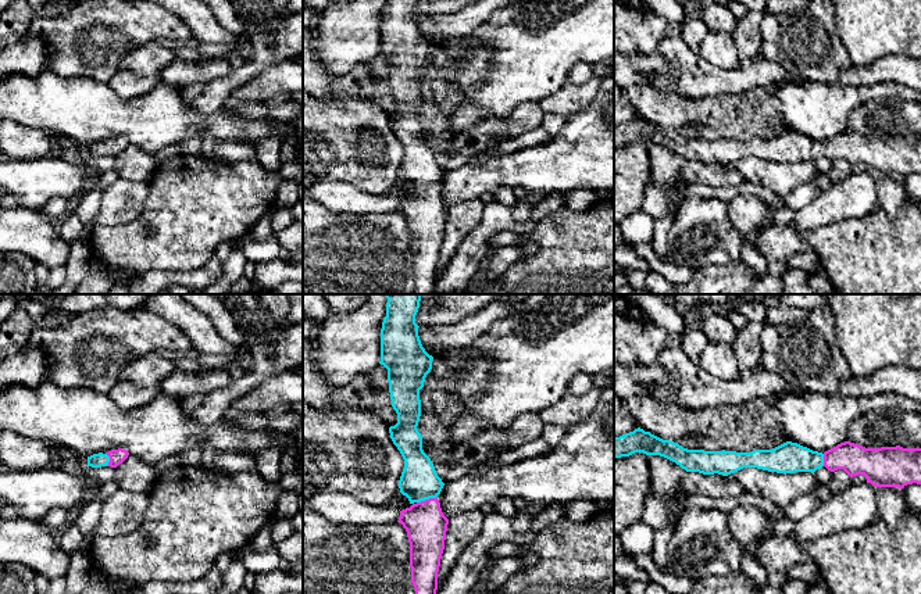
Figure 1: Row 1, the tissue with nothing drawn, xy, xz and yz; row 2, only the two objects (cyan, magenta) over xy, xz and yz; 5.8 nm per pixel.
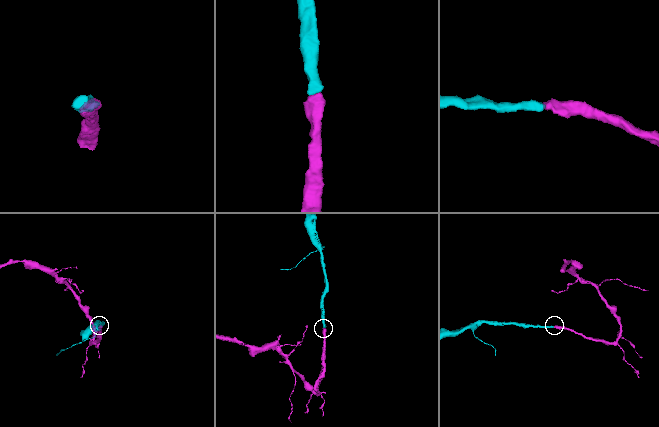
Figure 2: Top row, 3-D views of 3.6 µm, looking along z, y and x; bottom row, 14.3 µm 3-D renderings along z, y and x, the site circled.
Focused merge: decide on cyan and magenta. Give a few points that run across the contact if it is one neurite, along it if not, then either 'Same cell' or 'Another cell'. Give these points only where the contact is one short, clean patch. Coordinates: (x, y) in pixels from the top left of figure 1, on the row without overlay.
Line: xz (418, 171), (422, 175), (425, 188), (425, 214). Same cell

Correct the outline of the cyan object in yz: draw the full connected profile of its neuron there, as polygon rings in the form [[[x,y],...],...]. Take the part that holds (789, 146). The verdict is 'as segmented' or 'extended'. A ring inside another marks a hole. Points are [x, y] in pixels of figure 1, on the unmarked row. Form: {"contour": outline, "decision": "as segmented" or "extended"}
{"contour": [[[638,117],[614,126],[614,147],[635,142],[660,144],[686,161],[728,165],[743,157],[757,157],[777,162],[811,161],[825,155],[835,161],[843,158],[850,167],[864,164],[875,176],[921,173],[921,137],[881,136],[865,137],[845,130],[822,142],[797,132],[786,130],[772,139],[752,142],[688,139],[678,132],[663,129]]], "decision": "extended"}

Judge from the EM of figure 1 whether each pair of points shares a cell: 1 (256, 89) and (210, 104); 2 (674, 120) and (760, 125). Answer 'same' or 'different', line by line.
1: different
2: same

